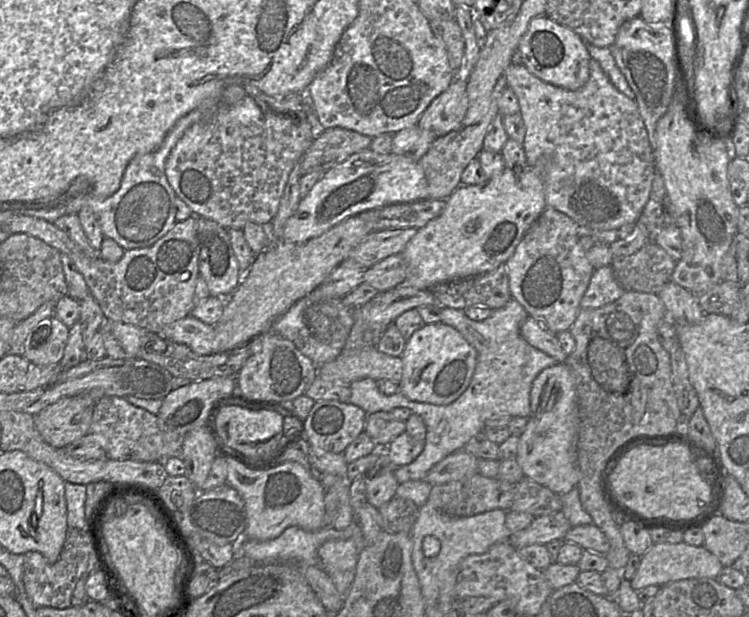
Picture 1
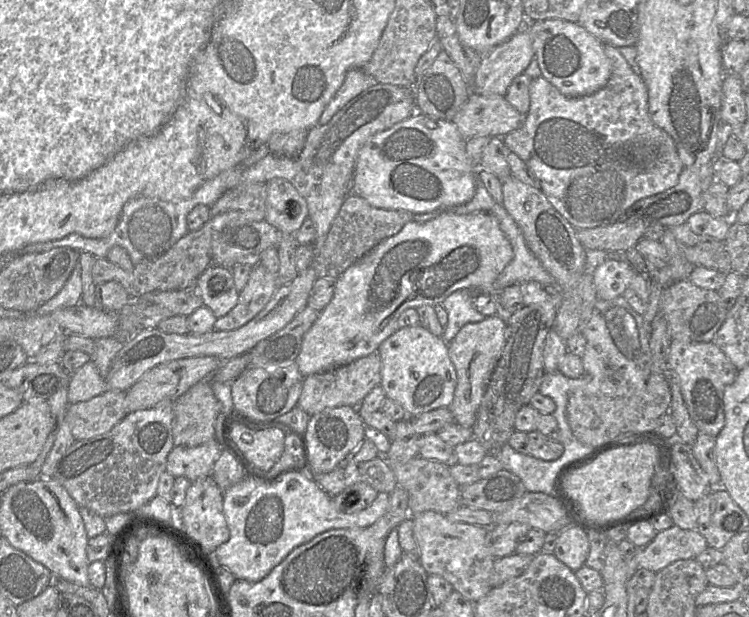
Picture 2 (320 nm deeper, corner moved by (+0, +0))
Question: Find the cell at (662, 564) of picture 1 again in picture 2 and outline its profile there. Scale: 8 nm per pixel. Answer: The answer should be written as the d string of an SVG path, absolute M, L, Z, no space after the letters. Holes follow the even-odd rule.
M673 525L657 532L644 548L638 548L637 567L657 573L678 560L696 559L707 547L706 539L697 529L685 530Z

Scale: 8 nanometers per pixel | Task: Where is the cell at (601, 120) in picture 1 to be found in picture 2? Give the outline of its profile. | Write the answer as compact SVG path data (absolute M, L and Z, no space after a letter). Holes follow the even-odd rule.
M604 44L605 54L611 61L612 73L607 84L599 91L581 97L564 96L544 77L532 79L530 85L530 108L524 115L523 124L515 131L502 137L506 148L514 152L539 179L540 189L552 206L575 228L588 229L616 222L637 201L662 193L678 183L684 165L679 158L673 139L652 121L648 110L648 89L641 75L636 74L619 50Z

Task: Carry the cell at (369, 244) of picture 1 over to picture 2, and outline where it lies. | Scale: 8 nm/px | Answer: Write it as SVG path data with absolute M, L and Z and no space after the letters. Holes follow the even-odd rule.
M350 193L334 219L322 248L316 249L312 244L298 246L296 252L298 273L312 267L318 278L336 279L380 242L397 234L412 219L413 214L408 211L376 208L362 197Z

